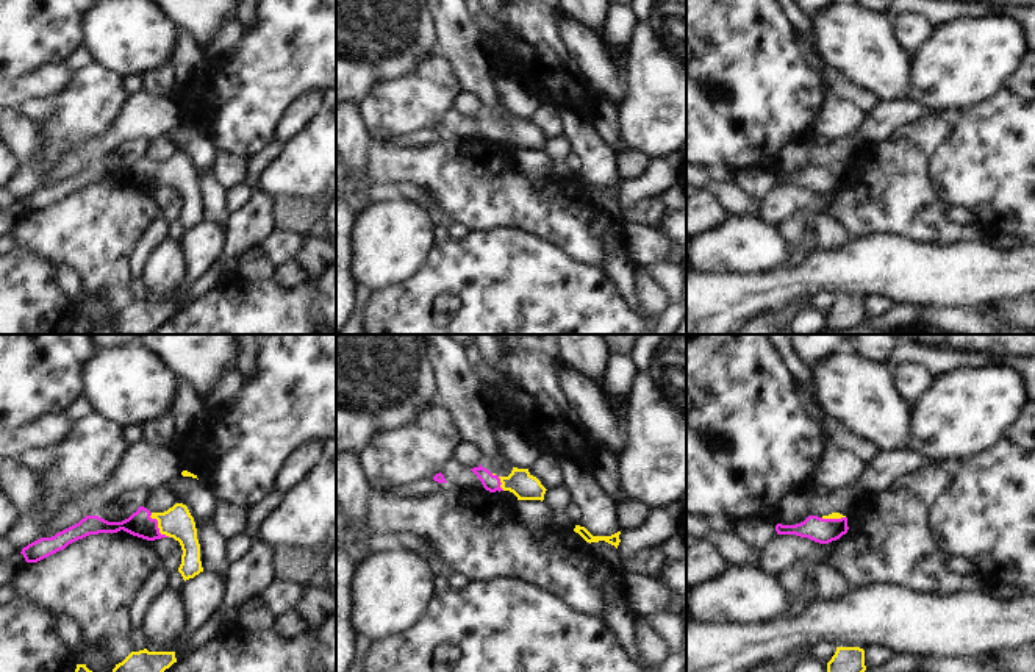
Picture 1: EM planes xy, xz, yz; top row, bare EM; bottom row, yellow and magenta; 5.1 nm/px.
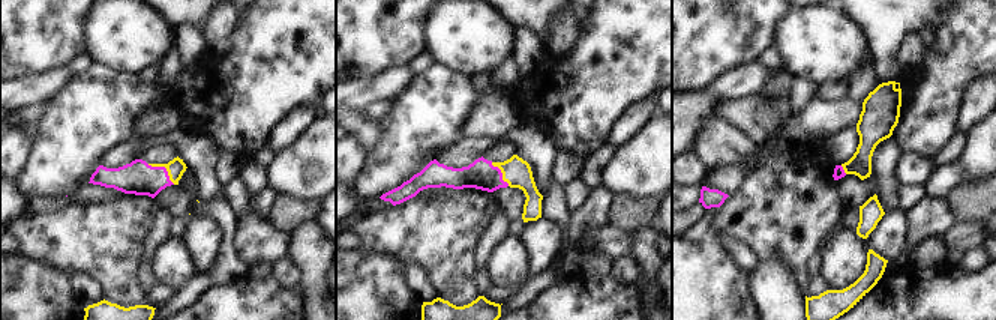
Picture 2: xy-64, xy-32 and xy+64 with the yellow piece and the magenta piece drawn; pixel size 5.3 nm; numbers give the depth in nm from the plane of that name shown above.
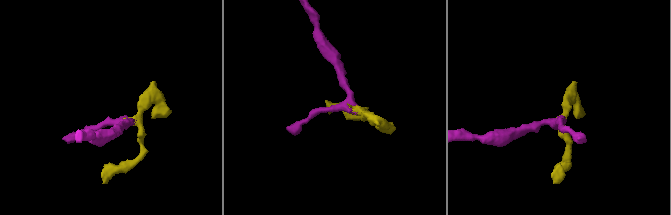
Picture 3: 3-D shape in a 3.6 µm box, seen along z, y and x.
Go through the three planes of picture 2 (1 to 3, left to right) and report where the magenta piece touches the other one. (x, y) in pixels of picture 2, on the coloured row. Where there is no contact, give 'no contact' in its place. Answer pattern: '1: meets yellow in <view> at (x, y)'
1: meets yellow in xy-64 at (164, 166)
2: meets yellow in xy-32 at (501, 172)
3: meets yellow in xy+64 at (843, 169)

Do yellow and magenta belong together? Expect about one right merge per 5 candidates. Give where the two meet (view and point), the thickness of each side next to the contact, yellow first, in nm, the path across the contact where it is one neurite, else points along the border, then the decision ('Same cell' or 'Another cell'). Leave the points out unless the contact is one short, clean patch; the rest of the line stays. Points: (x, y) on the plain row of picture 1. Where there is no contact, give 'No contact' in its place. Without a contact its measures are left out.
Touches yellow at xy (158, 177). Thickness 160 nm (yellow) against 130 nm. Path across: xy (177, 172), (158, 177), (139, 174). Same cell.

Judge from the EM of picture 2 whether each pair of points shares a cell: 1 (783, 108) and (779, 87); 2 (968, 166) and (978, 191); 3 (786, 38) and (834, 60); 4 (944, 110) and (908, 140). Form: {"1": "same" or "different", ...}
{"1": "same", "2": "different", "3": "same", "4": "same"}

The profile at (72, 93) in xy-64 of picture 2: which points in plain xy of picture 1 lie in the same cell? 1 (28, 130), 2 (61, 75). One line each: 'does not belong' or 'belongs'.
1: does not belong
2: does not belong

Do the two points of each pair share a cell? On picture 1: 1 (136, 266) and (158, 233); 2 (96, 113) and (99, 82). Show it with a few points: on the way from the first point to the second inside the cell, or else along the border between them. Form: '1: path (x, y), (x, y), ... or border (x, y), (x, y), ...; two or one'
1: path (136, 258), (150, 241); one
2: path (96, 105), (96, 89); one

